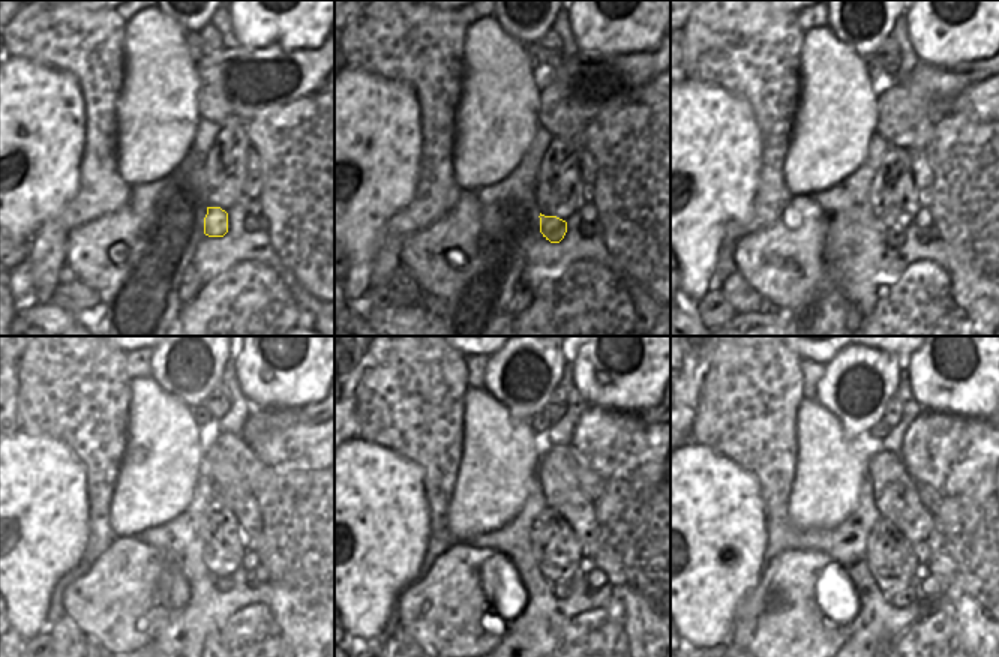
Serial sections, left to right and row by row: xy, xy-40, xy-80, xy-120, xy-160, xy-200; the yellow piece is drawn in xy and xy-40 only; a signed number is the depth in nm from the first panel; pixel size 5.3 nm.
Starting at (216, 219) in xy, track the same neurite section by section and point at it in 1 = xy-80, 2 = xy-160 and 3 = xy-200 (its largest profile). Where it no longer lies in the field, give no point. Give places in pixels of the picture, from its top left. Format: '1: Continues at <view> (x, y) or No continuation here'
1: Continues at xy-80 (893, 237)
2: Continues at xy-160 (561, 590)
3: Continues at xy-200 (911, 594)

